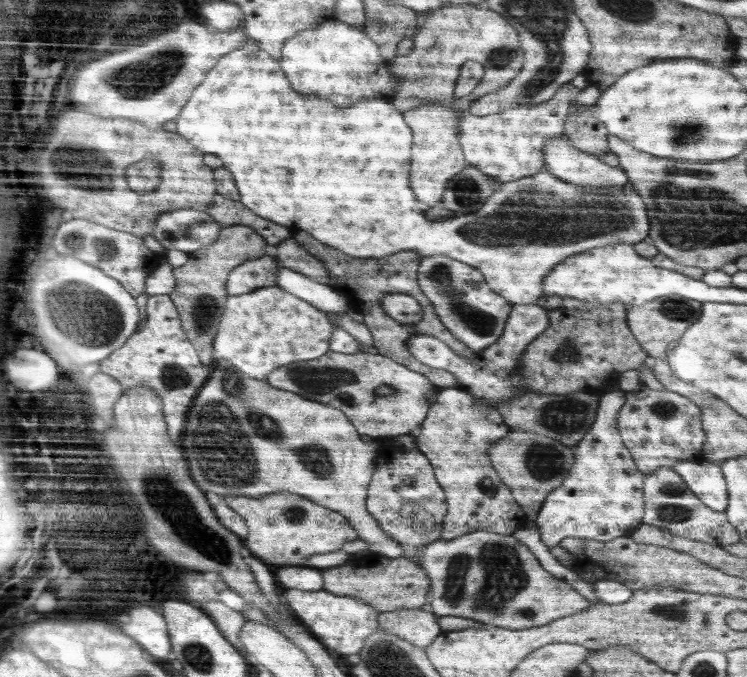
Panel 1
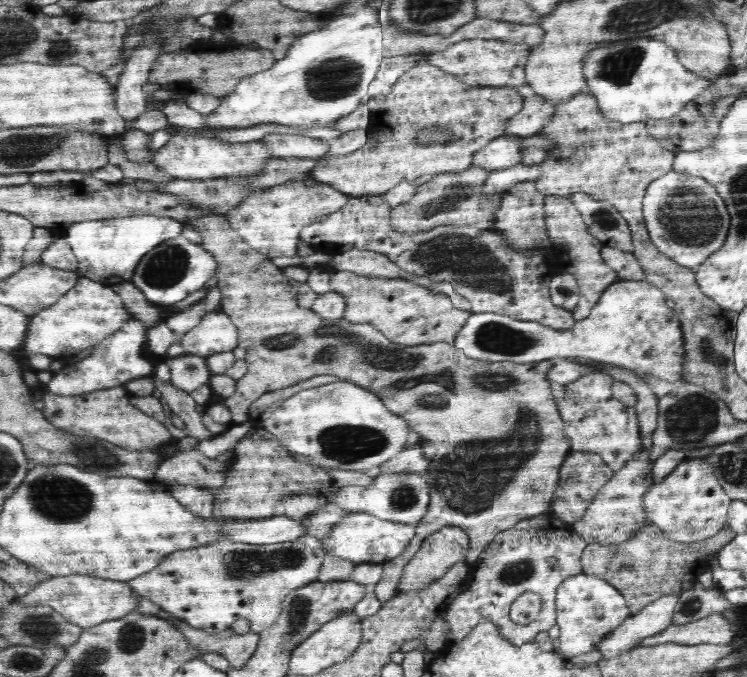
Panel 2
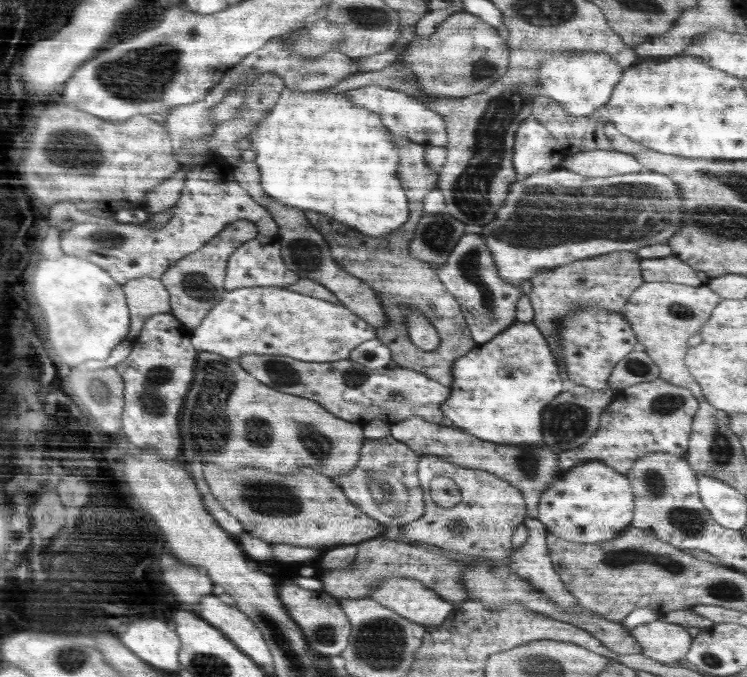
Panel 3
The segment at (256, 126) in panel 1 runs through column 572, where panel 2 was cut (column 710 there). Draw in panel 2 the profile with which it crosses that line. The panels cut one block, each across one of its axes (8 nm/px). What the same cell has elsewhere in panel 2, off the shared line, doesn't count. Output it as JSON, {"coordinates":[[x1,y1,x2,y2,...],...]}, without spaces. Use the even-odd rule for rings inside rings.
{"coordinates":[[680,172,665,174,646,187,643,215,655,248,674,263,693,270,723,248,731,223,725,202,714,185]]}

